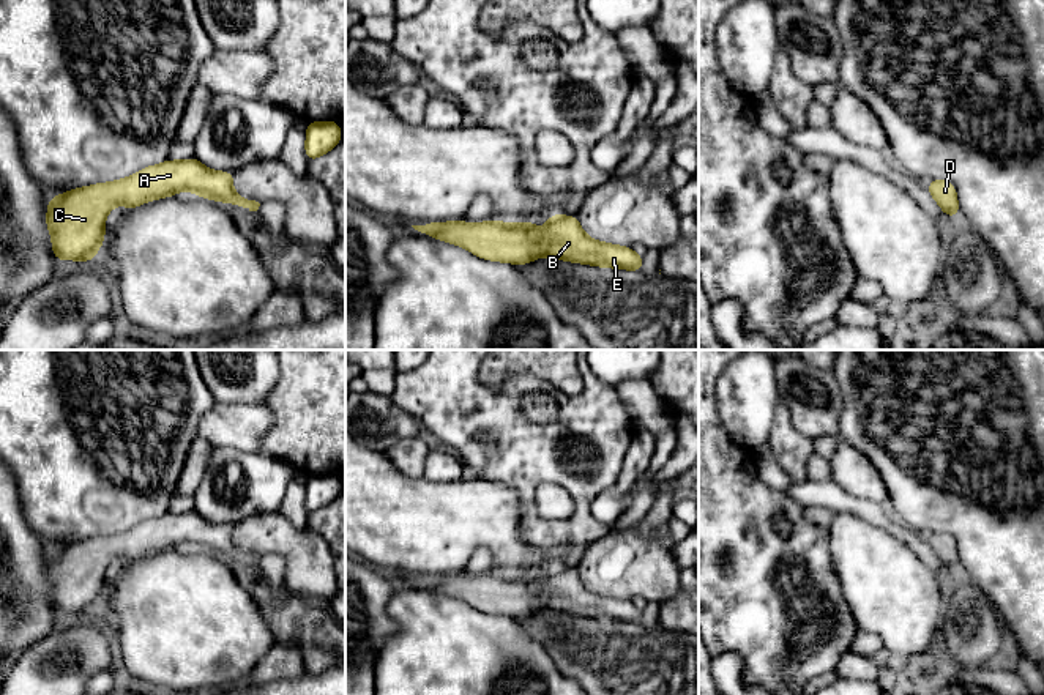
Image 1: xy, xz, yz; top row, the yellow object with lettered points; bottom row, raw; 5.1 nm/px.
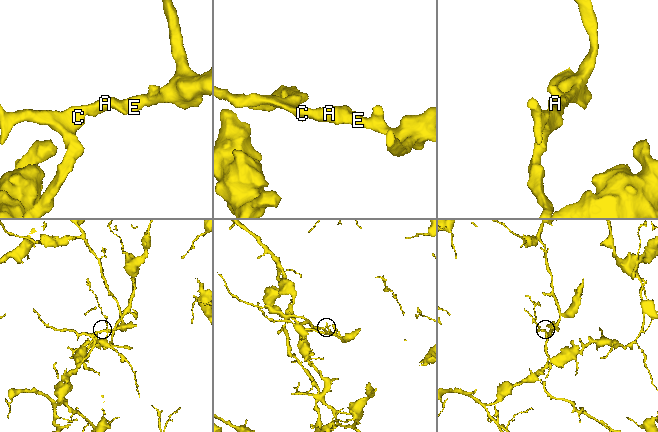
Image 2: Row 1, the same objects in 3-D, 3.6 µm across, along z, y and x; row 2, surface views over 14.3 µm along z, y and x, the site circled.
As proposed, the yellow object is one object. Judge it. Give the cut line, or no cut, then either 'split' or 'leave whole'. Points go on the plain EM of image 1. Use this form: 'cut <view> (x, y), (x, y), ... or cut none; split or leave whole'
cut none; leave whole

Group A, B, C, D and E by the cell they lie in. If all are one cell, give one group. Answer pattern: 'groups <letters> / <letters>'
groups A B C D E

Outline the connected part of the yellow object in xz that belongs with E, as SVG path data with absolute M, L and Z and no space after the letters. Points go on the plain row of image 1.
M552 567L536 586L536 575L506 577L497 572L468 577L465 574L412 578L437 593L457 597L484 613L527 618L538 610L585 616L602 621L640 624L643 610L628 599L591 593L577 569Z

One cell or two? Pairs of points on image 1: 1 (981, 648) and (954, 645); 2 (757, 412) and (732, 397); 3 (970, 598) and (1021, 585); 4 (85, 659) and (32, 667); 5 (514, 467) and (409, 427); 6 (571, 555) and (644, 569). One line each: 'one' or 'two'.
1: one
2: one
3: two
4: one
5: two
6: two

